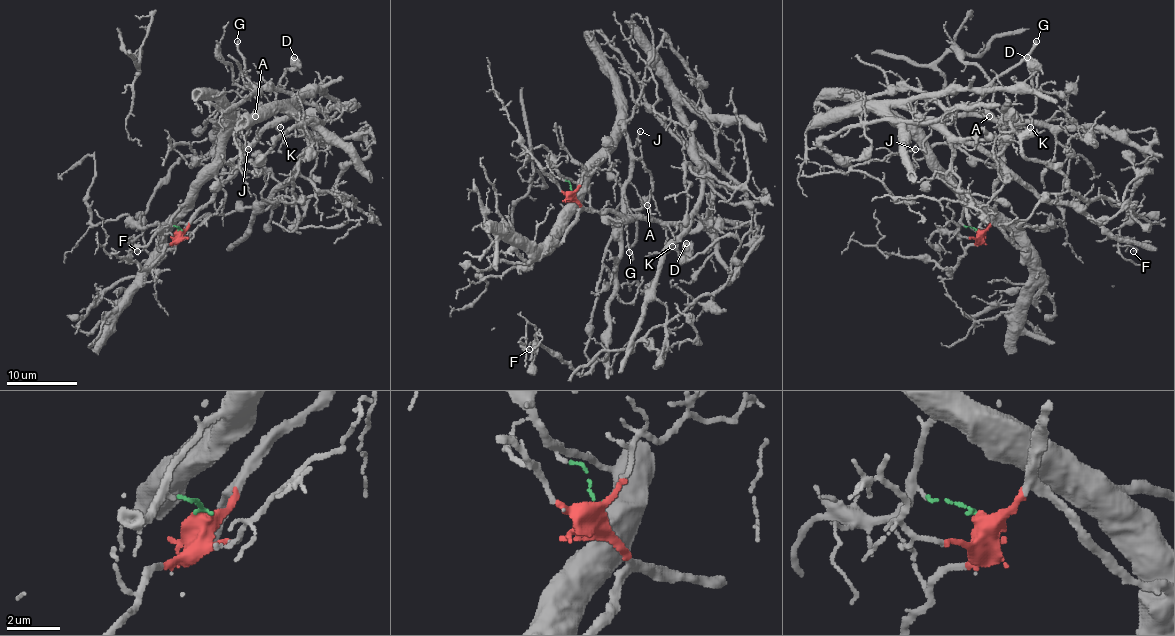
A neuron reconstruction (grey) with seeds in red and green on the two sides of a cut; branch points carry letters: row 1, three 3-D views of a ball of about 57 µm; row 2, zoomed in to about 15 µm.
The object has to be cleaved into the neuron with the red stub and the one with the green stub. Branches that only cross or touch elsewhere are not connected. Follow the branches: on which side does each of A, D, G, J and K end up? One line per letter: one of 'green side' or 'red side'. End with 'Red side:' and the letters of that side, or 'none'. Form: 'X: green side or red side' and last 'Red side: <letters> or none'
A: green side
D: red side
G: green side
J: green side
K: red side
Red side: D, K

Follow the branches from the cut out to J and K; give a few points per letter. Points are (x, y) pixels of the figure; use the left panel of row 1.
J: (177, 230), (177, 227), (170, 223), (172, 216), (216, 159), (223, 136), (237, 124), (245, 147), (248, 149)
K: (177, 230), (188, 225), (234, 172), (239, 154), (275, 115), (282, 124), (280, 128)

